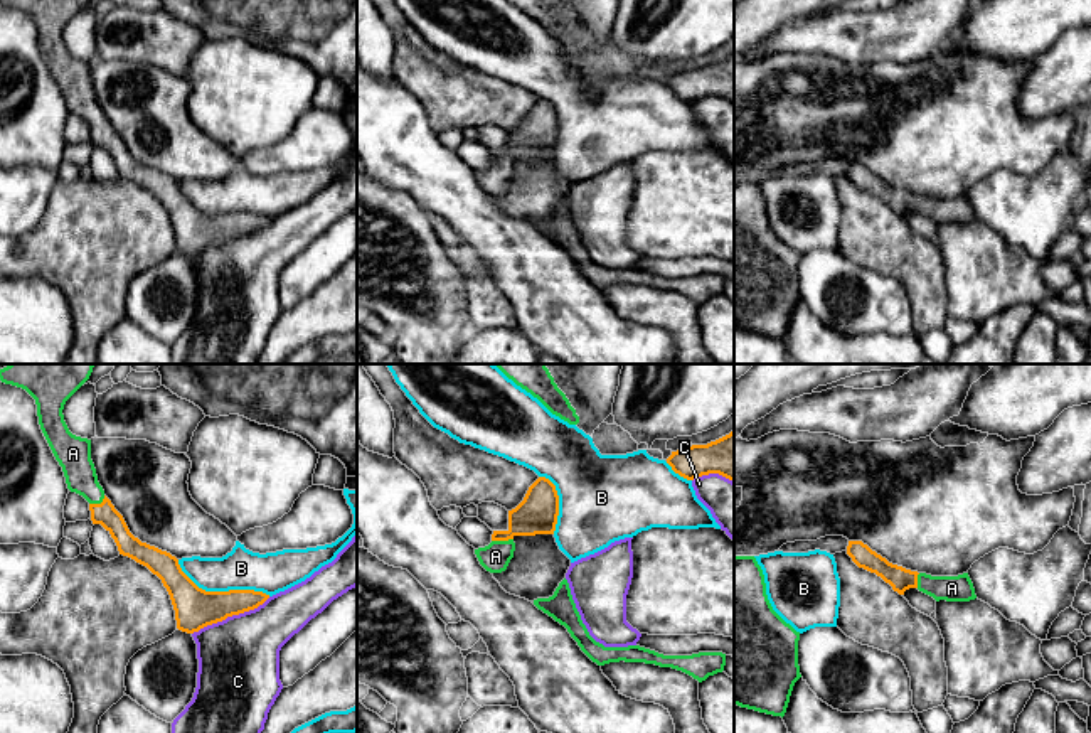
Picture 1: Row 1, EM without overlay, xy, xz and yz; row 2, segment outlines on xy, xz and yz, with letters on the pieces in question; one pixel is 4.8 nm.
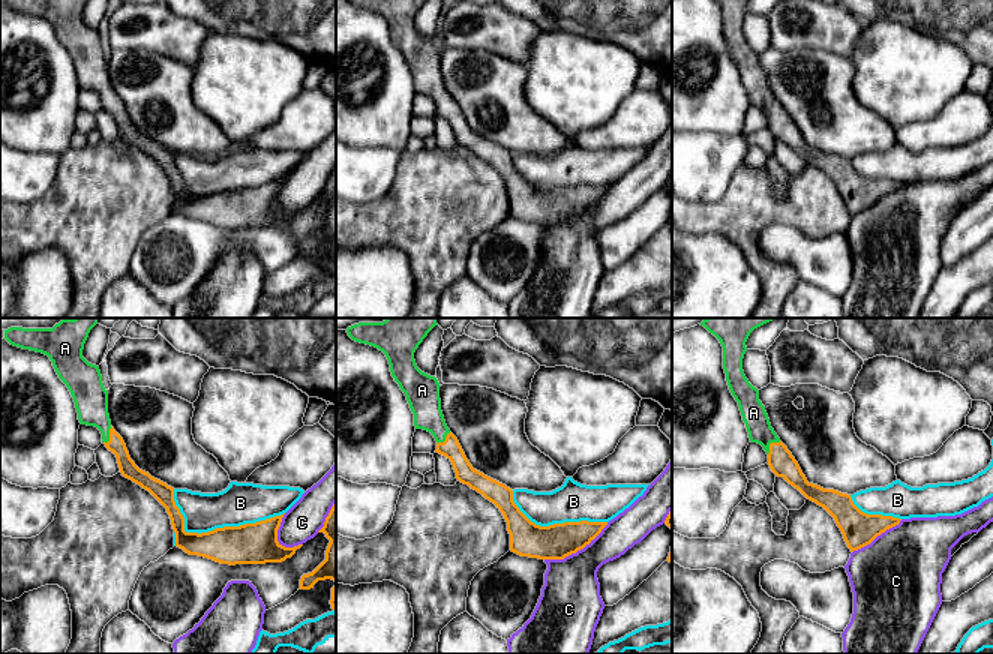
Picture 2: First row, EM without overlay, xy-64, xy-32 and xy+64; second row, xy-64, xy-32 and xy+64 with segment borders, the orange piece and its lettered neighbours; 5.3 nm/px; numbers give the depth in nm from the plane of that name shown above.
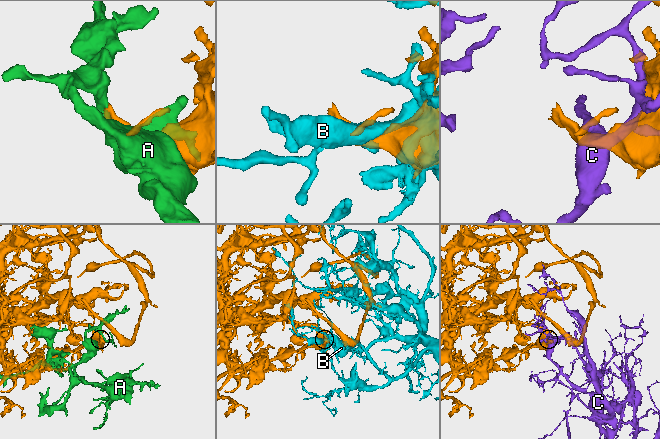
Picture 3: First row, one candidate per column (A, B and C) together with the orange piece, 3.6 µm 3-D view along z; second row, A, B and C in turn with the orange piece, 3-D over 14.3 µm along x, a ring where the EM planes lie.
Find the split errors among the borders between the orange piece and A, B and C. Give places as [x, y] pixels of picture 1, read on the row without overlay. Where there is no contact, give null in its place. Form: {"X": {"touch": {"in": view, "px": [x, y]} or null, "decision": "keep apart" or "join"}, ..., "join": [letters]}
{"A": {"touch": {"in": "xz", "px": [502, 162]}, "decision": "join"}, "B": {"touch": {"in": "xy", "px": [221, 214]}, "decision": "keep apart"}, "C": {"touch": {"in": "xy", "px": [231, 238]}, "decision": "keep apart"}, "join": ["A"]}

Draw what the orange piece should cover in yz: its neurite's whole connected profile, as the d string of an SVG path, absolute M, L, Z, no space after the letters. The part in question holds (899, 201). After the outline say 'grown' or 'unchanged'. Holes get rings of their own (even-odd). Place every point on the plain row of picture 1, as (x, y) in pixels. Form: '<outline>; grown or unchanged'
M849 163L847 177L859 190L875 195L899 217L904 217L909 211L918 211L919 214L933 219L936 224L970 224L977 221L968 195L958 199L931 199L911 194L889 185L862 163Z; grown

